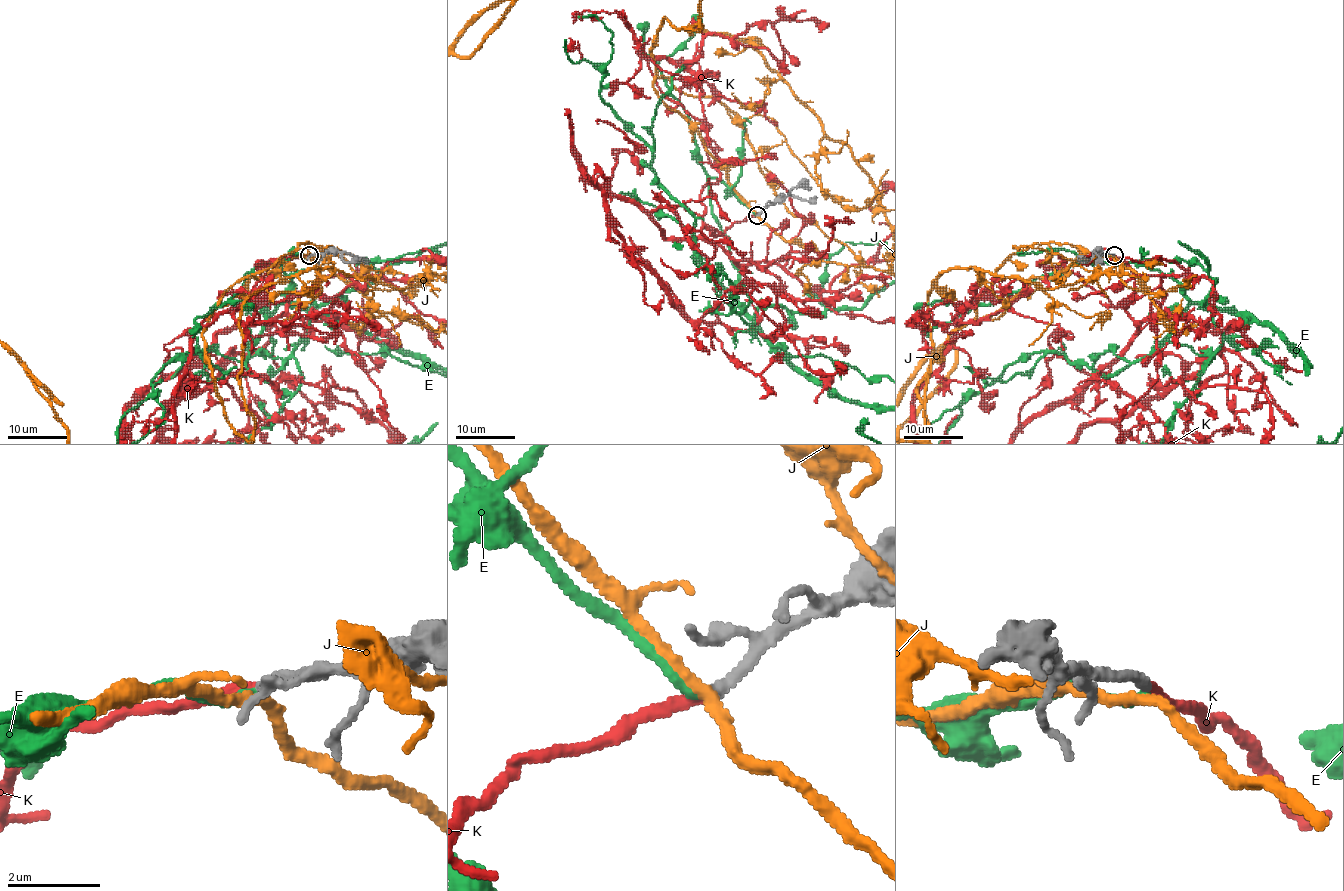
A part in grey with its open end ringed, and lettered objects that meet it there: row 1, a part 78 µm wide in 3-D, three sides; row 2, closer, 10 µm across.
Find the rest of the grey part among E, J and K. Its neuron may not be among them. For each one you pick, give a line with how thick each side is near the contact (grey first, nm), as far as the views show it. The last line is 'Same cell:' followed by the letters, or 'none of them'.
K: 220/220 nm
Same cell: K

